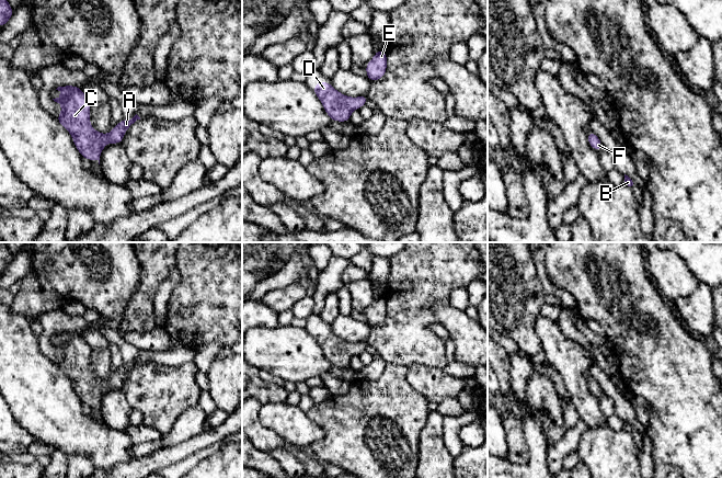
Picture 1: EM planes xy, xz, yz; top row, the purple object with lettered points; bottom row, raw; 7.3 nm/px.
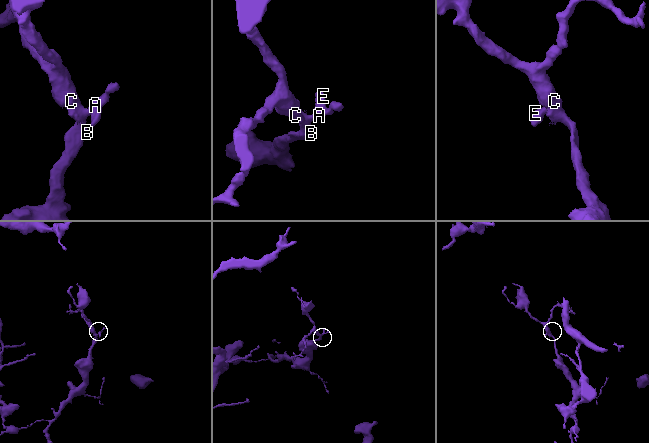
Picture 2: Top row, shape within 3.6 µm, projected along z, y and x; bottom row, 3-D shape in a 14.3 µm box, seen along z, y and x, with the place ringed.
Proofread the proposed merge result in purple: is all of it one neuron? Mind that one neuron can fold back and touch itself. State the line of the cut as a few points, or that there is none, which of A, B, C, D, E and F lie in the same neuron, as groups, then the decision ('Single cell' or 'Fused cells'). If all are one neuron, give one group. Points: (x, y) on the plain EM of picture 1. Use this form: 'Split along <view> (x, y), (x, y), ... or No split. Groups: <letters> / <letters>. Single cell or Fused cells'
No split. Groups: A B C D E F. Single cell

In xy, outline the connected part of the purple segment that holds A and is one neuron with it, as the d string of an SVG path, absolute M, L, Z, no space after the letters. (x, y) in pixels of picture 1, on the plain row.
M62 331L58 332L56 335L62 339L61 343L53 344L55 348L59 349L62 352L61 358L56 363L58 368L61 369L71 380L73 388L83 403L89 405L90 407L98 406L100 410L100 401L103 396L103 392L110 388L122 389L125 376L140 363L136 360L131 365L122 365L111 378L101 379L98 376L93 375L90 369L90 353L91 349L87 344L83 335L75 331Z

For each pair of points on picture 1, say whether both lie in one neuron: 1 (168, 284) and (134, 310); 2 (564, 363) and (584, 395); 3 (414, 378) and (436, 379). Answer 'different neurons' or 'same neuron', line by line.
1: different neurons
2: same neuron
3: same neuron

